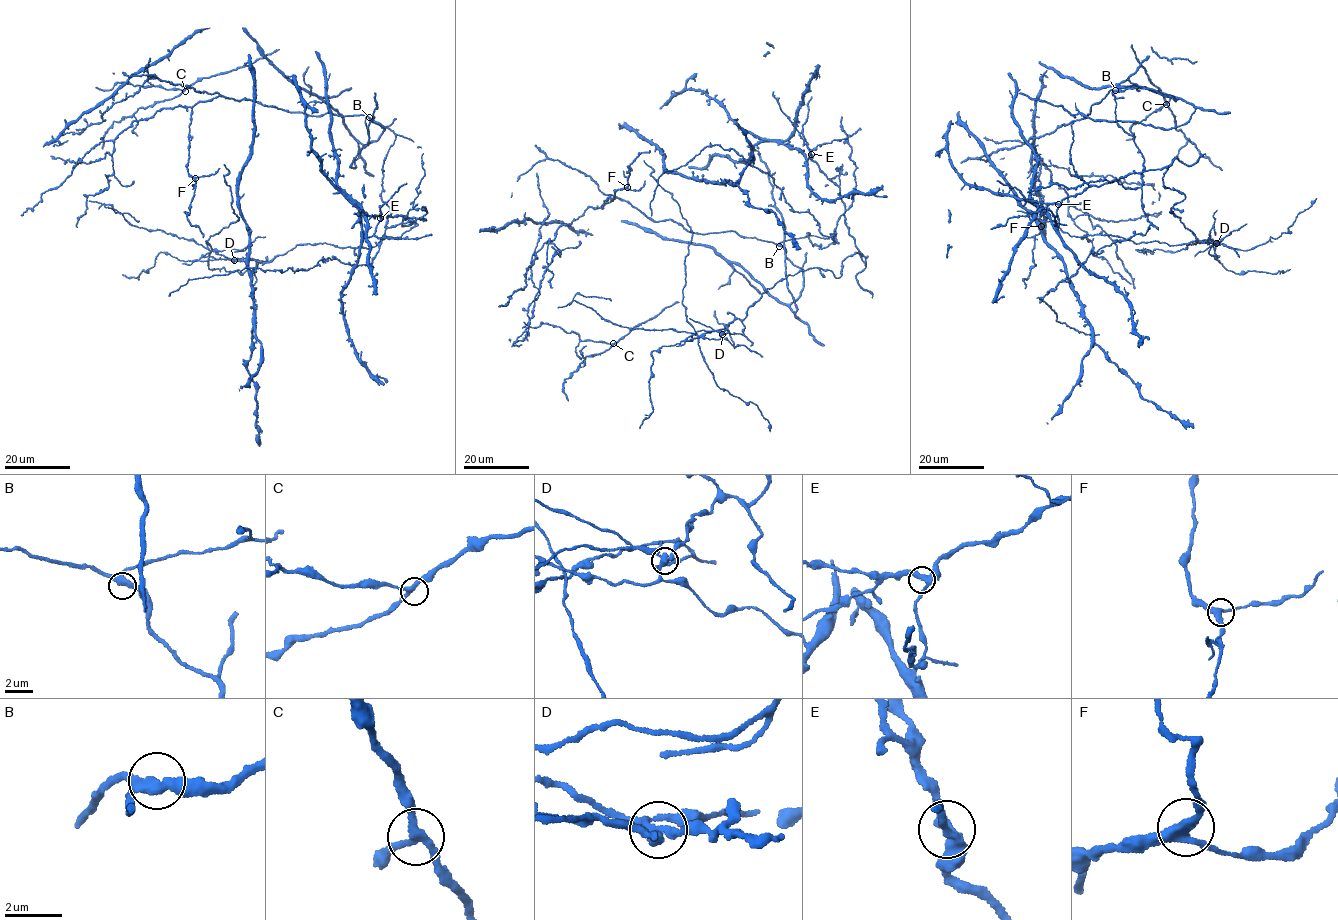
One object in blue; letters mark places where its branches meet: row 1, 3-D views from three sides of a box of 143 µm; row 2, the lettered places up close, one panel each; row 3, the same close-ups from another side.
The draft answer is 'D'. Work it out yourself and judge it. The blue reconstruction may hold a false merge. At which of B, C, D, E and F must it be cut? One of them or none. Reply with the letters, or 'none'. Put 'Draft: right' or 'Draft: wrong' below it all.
D
Draft: right

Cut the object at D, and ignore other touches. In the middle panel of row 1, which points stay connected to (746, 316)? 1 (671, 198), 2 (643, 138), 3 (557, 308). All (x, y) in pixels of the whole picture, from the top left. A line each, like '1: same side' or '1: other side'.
1: other side
2: same side
3: other side

